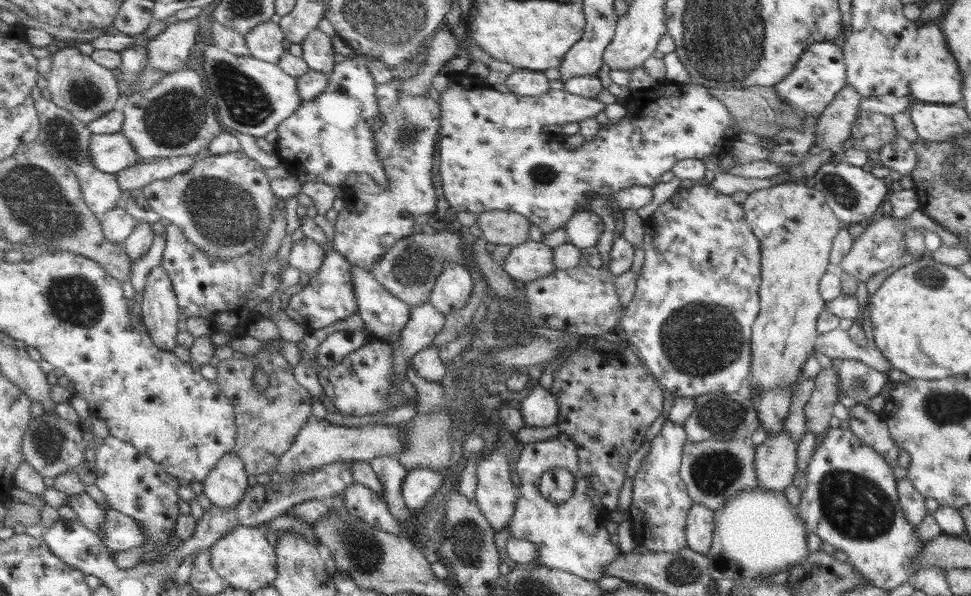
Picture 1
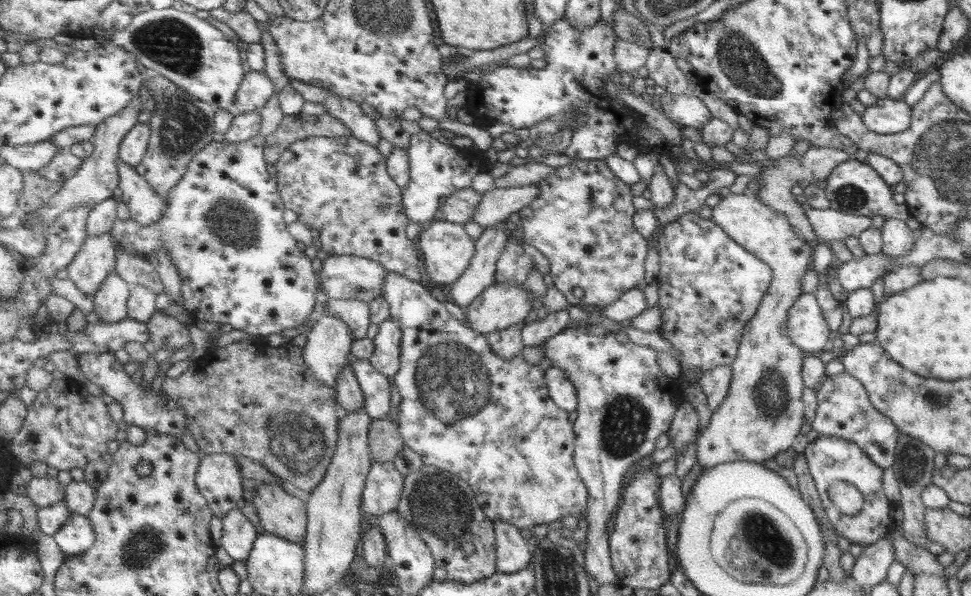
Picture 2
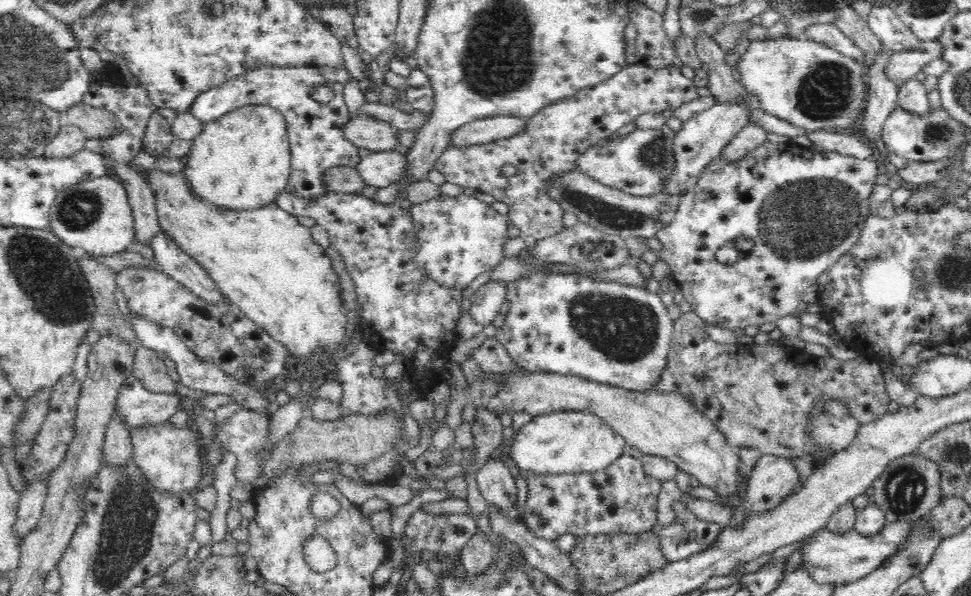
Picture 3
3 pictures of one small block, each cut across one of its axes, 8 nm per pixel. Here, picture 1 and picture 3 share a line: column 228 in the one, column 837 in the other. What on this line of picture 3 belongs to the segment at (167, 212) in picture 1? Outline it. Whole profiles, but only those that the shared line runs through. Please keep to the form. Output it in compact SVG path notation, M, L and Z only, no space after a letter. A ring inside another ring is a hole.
M765 140L752 152L740 158L738 162L734 162L734 164L727 164L725 160L721 160L721 155L719 155L704 168L704 172L702 172L698 182L682 196L679 196L679 205L674 218L665 227L656 232L655 237L660 242L662 248L656 254L658 255L658 259L668 266L673 286L682 290L683 298L688 301L691 310L706 324L720 326L724 330L736 331L737 329L748 328L748 326L759 327L762 324L766 324L766 322L776 322L779 318L794 314L798 310L798 305L802 302L806 288L815 284L821 274L824 274L844 254L850 252L854 243L860 238L865 220L873 211L871 196L874 188L876 188L878 176L880 174L878 174L877 158L860 159L828 150L813 152L803 142L795 143L790 141L782 144ZM742 236L754 241L752 249L743 253L739 257L738 262L734 262L734 264L722 264L722 262L718 262L716 260L716 252L722 246L726 246L726 244L734 244L734 240Z

